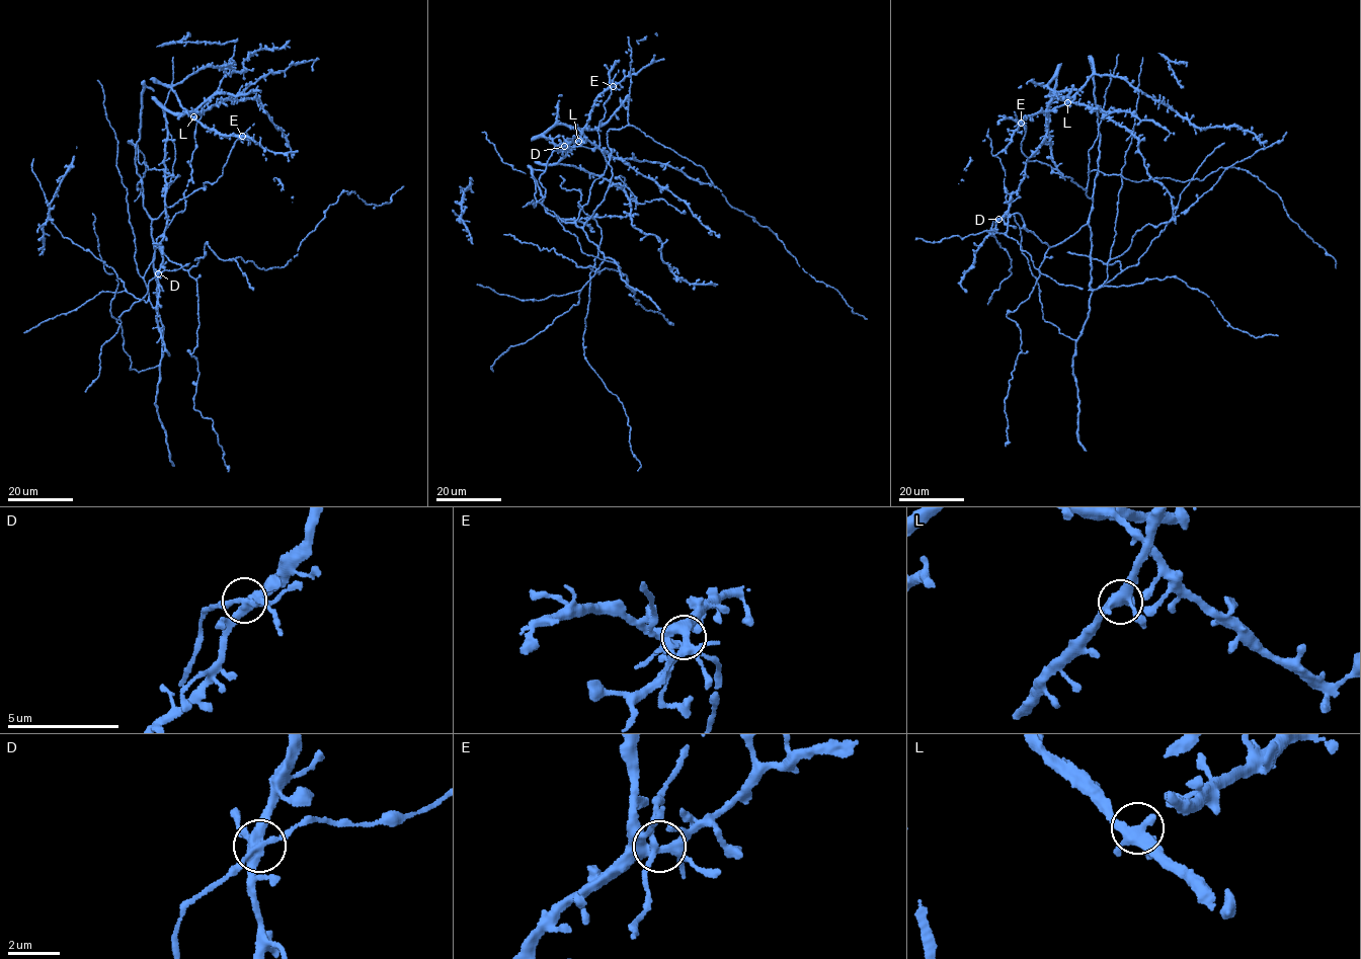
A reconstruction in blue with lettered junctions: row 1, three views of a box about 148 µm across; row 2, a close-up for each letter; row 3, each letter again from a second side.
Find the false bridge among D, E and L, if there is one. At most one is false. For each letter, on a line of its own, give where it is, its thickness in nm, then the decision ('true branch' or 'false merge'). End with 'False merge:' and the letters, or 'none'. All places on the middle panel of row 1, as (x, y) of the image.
D: at (564, 146); 360 nm thick; true branch
E: at (613, 86); 360 nm thick; true branch
L: at (578, 141); 400 nm thick; true branch
False merge: none

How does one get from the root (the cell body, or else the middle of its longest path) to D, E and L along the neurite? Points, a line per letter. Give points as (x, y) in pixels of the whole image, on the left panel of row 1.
D: (189, 194), (221, 175), (240, 137), (205, 126), (194, 116), (201, 113), (164, 108), (167, 221), (158, 273)
E: (189, 194), (205, 188), (204, 182), (212, 184), (221, 175), (234, 142), (242, 136)
L: (189, 194), (205, 188), (204, 182), (212, 184), (221, 175), (230, 151), (240, 137), (209, 128), (193, 116)

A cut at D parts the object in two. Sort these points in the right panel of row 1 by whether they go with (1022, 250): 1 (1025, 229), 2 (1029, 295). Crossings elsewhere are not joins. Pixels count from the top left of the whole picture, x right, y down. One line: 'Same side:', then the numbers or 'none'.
Same side: 1, 2

